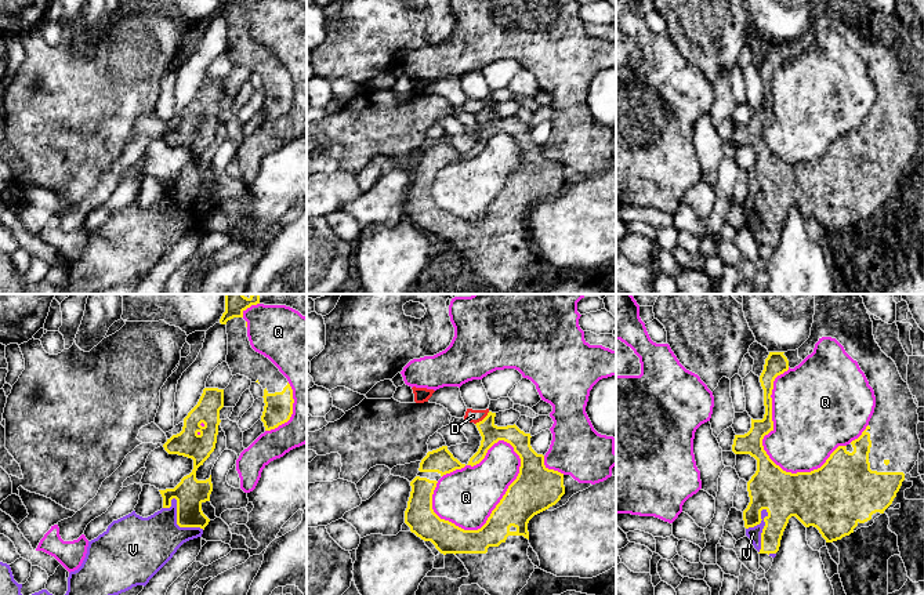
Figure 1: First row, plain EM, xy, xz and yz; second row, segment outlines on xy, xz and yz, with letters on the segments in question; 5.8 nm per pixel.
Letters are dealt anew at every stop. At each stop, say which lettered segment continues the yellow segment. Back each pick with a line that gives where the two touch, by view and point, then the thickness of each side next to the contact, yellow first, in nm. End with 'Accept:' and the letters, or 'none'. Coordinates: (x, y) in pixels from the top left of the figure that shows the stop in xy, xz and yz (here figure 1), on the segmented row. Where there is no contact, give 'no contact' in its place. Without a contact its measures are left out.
V: yz (763, 530) | 280/80 nm
Accept: V

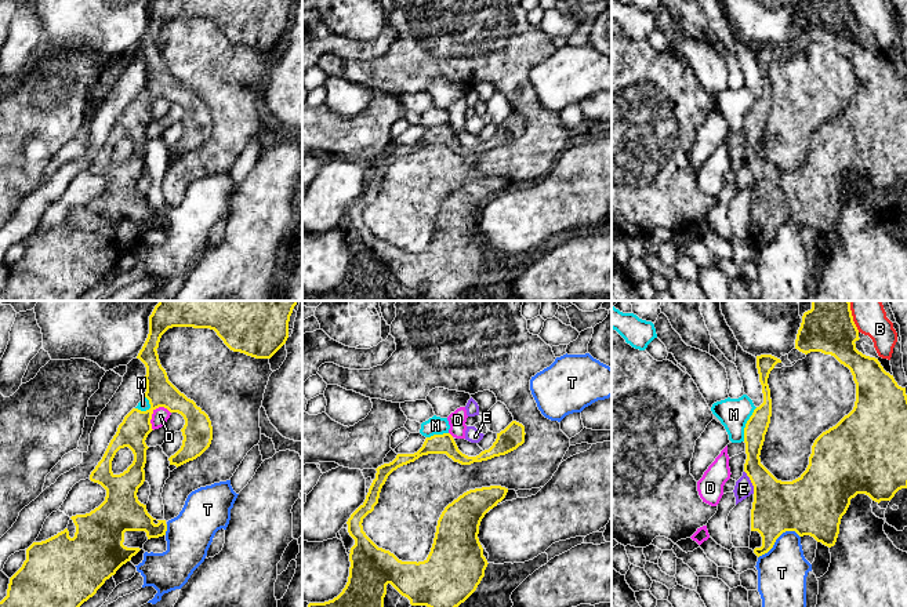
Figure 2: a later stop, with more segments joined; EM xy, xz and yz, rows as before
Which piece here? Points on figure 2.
Accept: none

